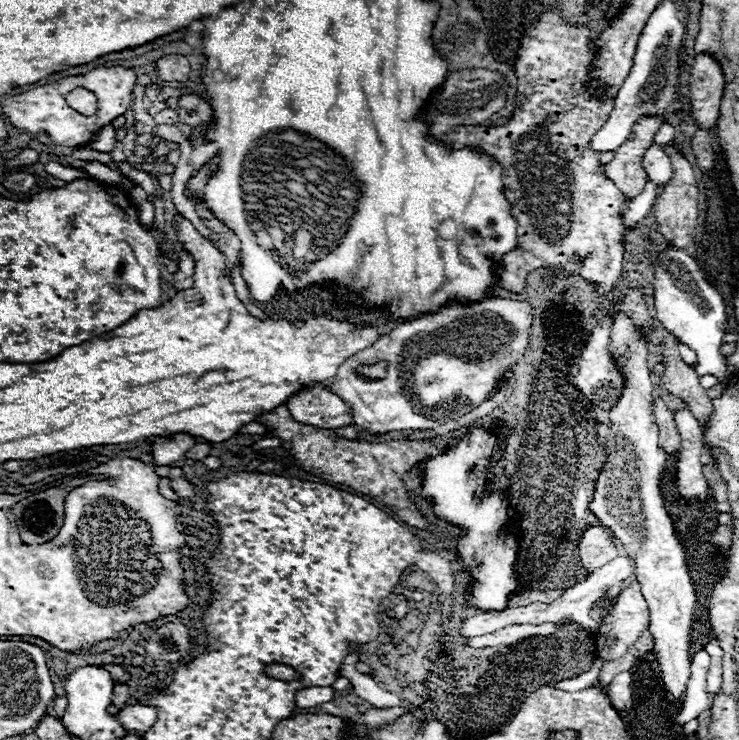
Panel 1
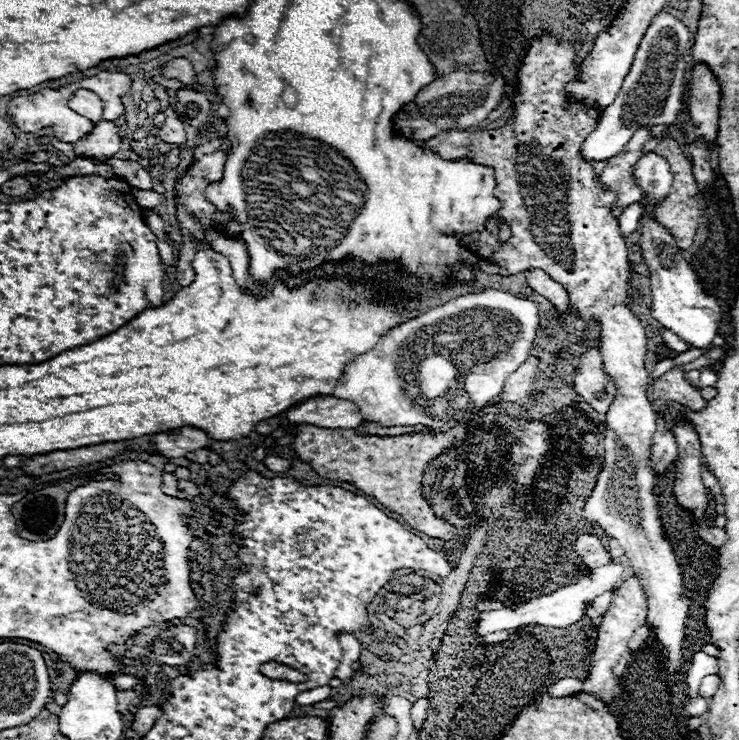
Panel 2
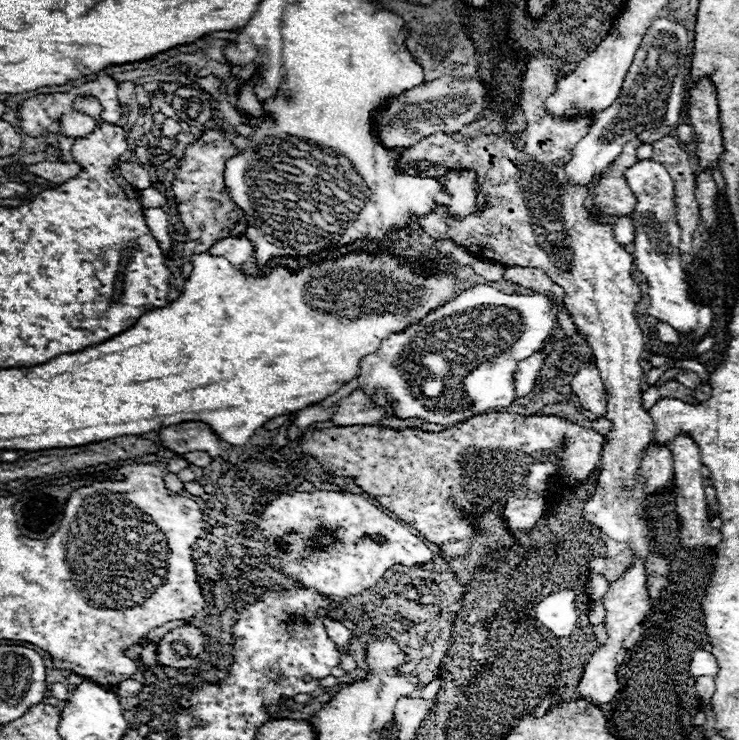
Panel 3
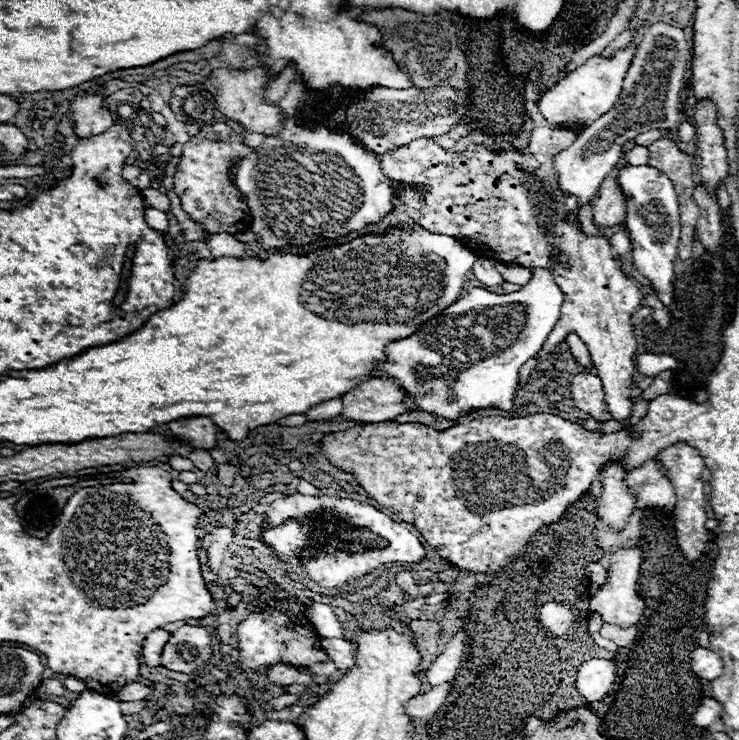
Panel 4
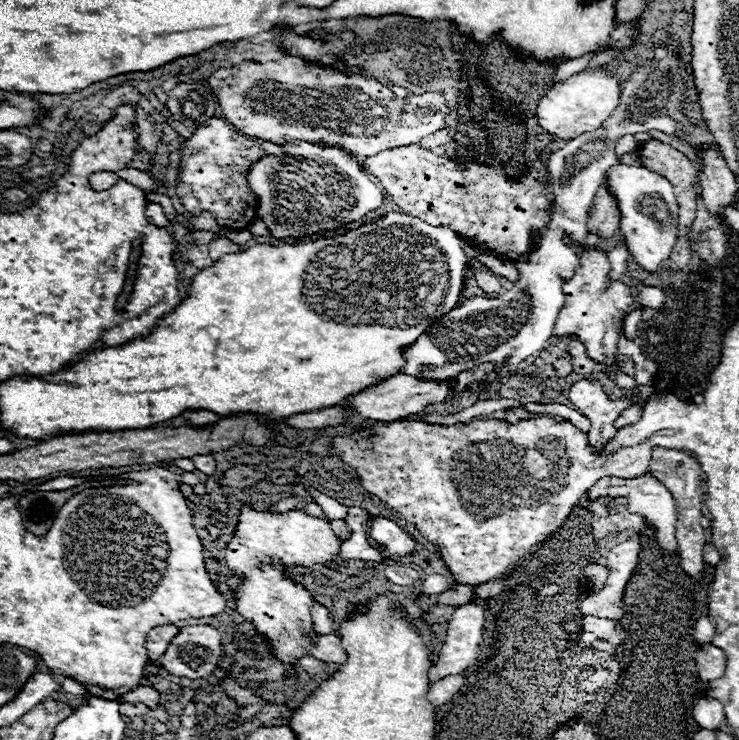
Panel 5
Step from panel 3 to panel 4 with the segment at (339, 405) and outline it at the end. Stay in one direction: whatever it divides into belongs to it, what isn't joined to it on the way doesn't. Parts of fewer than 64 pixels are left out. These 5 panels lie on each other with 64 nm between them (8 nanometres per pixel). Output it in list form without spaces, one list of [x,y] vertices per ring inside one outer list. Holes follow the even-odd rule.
[[[368,380],[344,394],[342,404],[342,420],[376,424],[404,414],[412,406],[412,400],[404,398],[394,380]]]

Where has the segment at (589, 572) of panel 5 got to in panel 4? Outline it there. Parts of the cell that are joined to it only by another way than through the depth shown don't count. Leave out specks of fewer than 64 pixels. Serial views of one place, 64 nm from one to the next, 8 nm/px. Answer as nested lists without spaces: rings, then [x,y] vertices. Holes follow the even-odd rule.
[[[590,562],[588,564],[588,578],[598,584],[604,584],[606,582],[606,568],[600,562]]]

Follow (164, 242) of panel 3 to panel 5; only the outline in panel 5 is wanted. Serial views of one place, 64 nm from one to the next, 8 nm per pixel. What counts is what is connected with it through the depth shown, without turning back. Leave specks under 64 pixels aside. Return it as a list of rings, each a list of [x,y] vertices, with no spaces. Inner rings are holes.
[[[148,204],[148,206],[146,206],[146,218],[148,218],[150,224],[154,224],[154,226],[158,226],[158,228],[170,226],[170,222],[168,222],[168,218],[164,216],[160,204]]]

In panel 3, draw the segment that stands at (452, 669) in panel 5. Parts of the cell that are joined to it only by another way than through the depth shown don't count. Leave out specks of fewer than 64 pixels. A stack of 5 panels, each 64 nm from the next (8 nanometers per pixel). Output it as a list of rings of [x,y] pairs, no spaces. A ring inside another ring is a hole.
[[[438,674],[434,675],[434,678],[431,680],[431,682],[422,689],[421,698],[431,699],[435,697],[438,690],[440,689],[440,686],[442,686],[442,680],[440,680],[439,677],[440,676],[438,676]]]

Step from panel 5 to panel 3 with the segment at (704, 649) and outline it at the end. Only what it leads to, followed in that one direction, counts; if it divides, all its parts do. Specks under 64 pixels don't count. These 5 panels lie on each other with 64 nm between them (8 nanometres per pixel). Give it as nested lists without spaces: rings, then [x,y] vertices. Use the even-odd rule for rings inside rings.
[[[696,650],[690,660],[690,676],[696,680],[698,676],[716,676],[716,674],[718,674],[716,656],[706,650]]]

